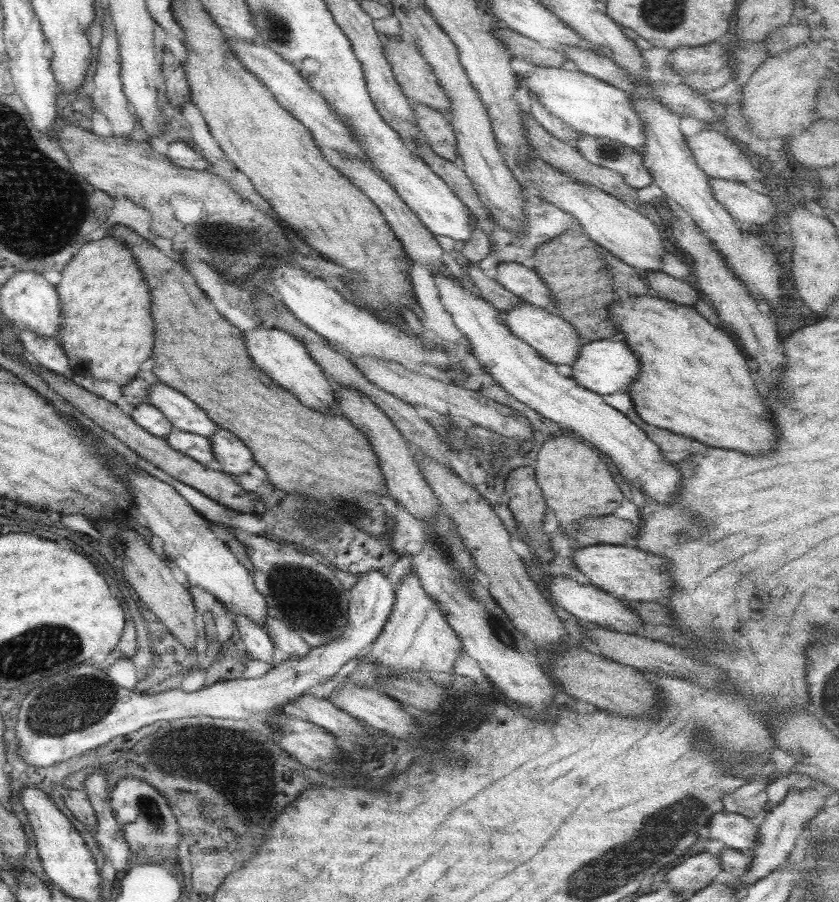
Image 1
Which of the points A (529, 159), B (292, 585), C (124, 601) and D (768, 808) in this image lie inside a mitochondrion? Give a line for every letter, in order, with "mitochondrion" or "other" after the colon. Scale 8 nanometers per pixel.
A: other
B: mitochondrion
C: other
D: other

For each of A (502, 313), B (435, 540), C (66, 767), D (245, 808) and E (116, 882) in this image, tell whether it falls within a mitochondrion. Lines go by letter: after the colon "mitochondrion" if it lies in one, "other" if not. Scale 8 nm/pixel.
A: other
B: mitochondrion
C: other
D: other
E: other

